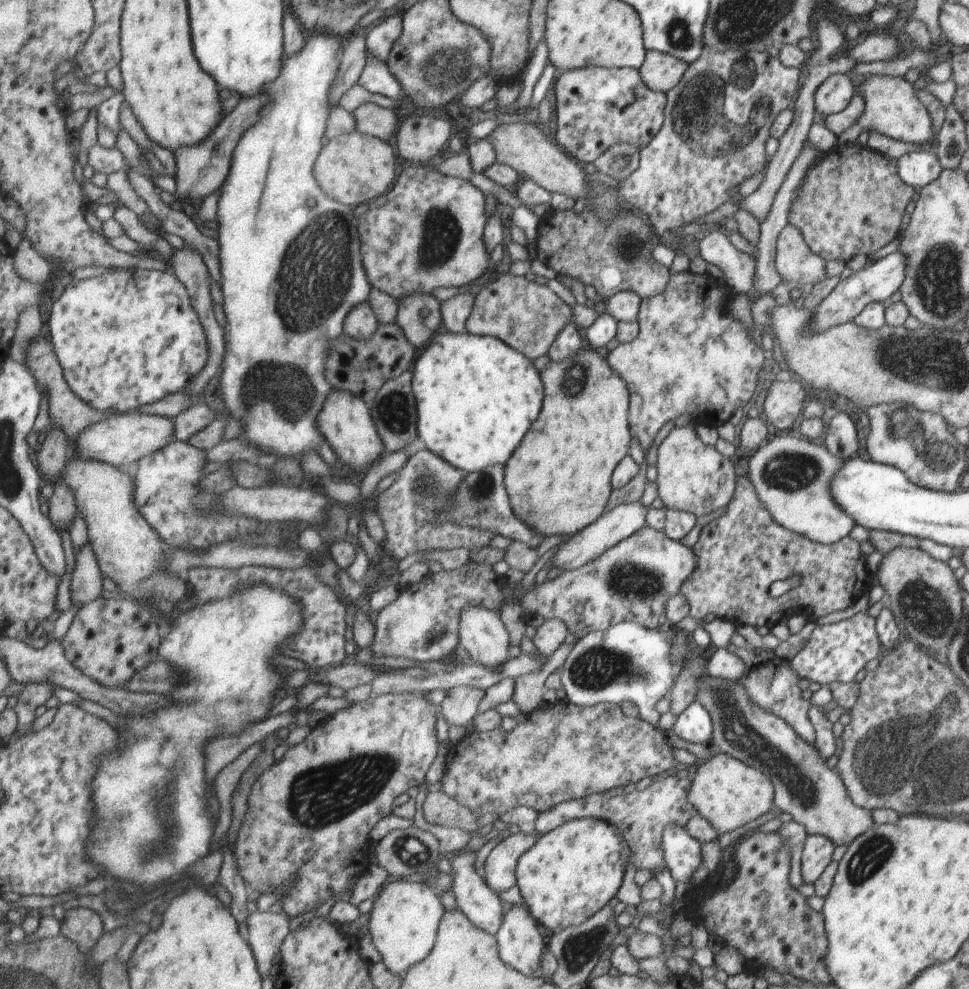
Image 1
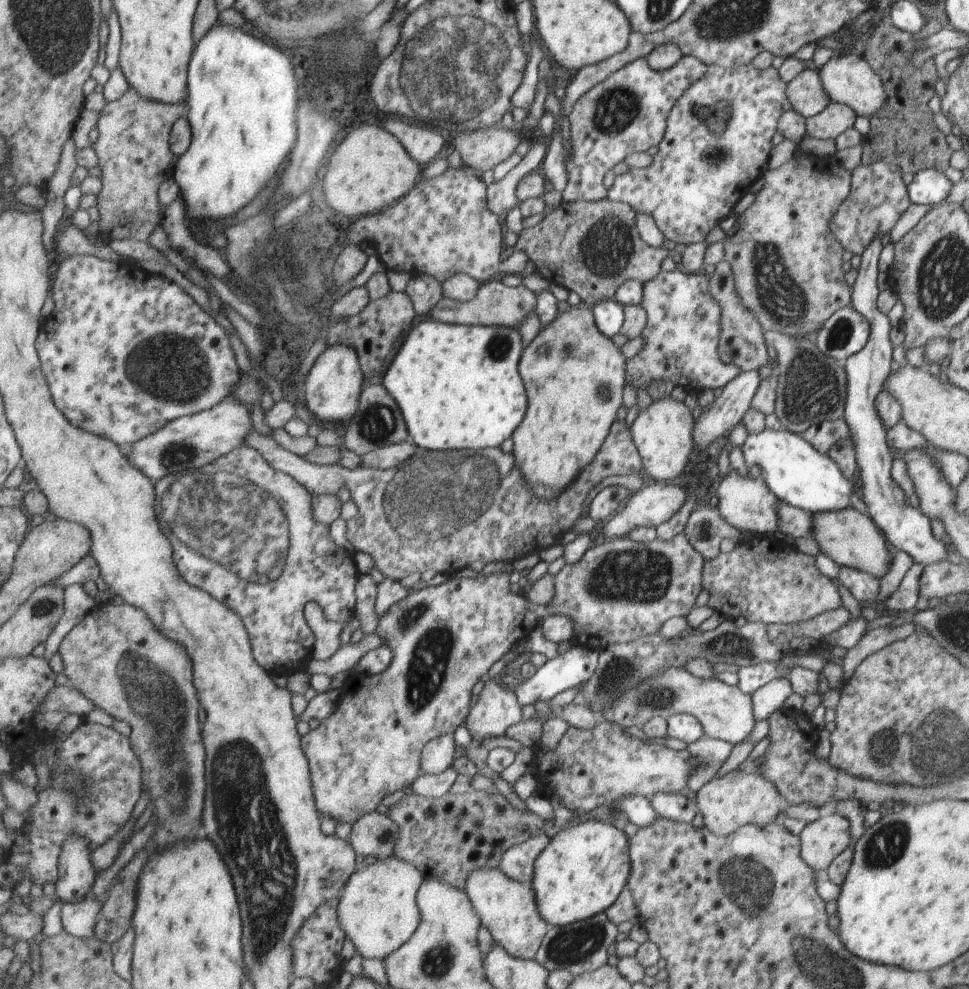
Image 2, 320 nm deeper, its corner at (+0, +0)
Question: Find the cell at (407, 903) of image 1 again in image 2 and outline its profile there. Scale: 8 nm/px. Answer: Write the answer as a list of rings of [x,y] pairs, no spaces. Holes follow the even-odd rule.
[[[395,856],[377,859],[349,878],[340,896],[339,919],[355,951],[363,958],[384,962],[413,938],[422,923],[418,894],[425,878],[417,866]]]

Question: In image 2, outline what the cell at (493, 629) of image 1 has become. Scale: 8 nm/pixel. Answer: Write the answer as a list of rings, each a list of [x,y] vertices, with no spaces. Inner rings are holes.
[[[494,678],[485,681],[479,694],[479,701],[474,704],[470,716],[466,721],[466,728],[472,737],[472,745],[486,742],[491,736],[504,736],[507,730],[519,722],[523,722],[523,706],[519,704],[519,698],[515,694],[514,687],[506,687],[498,684]]]

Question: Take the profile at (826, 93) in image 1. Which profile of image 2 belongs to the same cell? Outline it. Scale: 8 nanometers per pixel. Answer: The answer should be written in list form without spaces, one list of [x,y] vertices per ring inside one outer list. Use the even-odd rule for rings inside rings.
[[[817,69],[799,72],[793,80],[786,83],[785,96],[791,109],[804,119],[817,115],[830,102],[821,87]]]

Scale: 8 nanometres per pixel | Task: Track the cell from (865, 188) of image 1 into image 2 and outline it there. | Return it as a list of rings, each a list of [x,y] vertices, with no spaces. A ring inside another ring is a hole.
[[[873,162],[873,164],[859,164],[851,171],[851,189],[846,200],[839,204],[834,216],[830,219],[831,236],[839,245],[843,246],[843,251],[851,252],[853,255],[861,256],[861,252],[871,244],[871,240],[881,238],[885,233],[895,226],[899,216],[905,212],[905,206],[909,206],[910,198],[905,198],[905,186],[901,182],[901,172],[899,168],[891,162]]]

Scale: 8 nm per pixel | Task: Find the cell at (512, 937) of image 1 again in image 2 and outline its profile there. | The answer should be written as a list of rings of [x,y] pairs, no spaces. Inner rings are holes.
[[[499,867],[481,868],[481,870],[475,870],[475,872],[469,876],[467,893],[471,901],[474,902],[474,908],[477,910],[479,917],[482,918],[482,925],[488,929],[494,942],[501,944],[513,957],[527,960],[536,959],[543,940],[551,927],[543,920],[539,912],[538,900],[536,899],[532,883],[513,880],[513,878],[509,878]]]

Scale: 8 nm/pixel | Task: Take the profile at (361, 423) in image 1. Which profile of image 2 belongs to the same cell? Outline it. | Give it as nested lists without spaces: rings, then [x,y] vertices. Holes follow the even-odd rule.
[[[347,344],[326,348],[311,367],[305,384],[304,401],[310,413],[322,422],[350,421],[359,410],[360,399],[367,382],[358,352]]]

